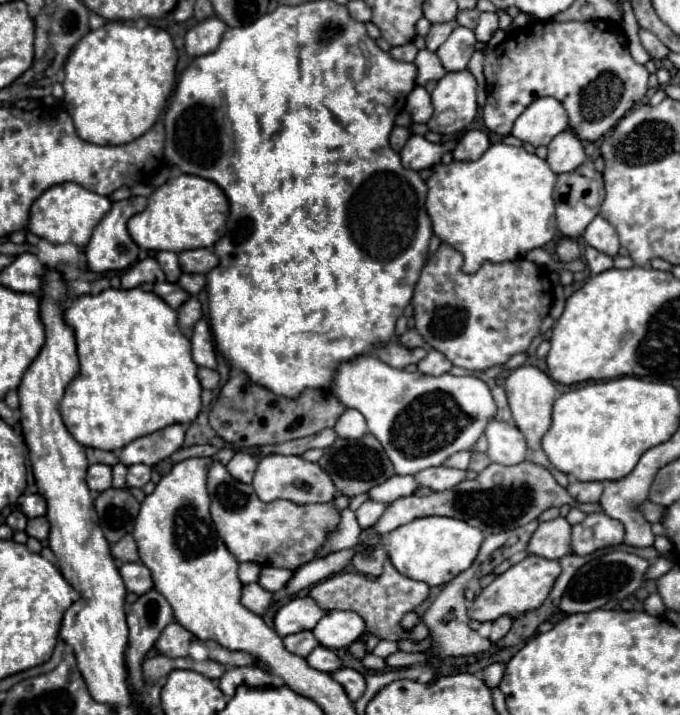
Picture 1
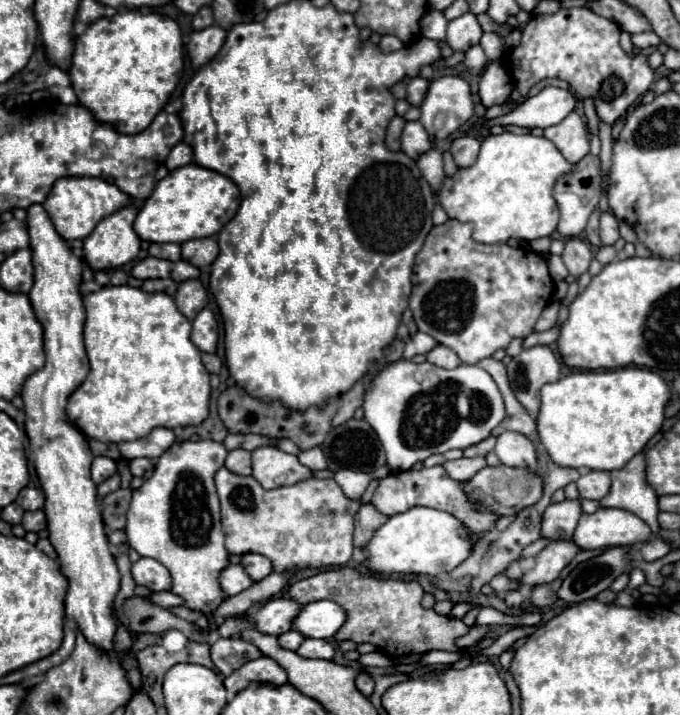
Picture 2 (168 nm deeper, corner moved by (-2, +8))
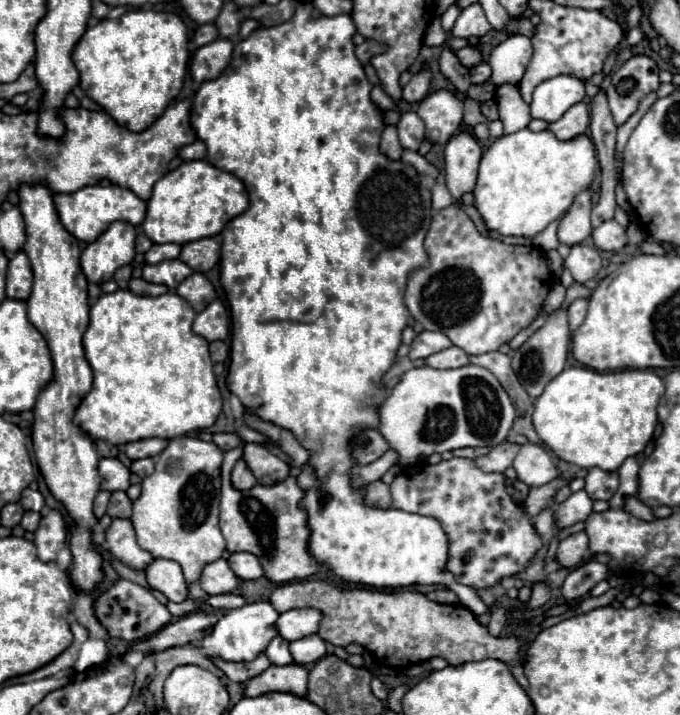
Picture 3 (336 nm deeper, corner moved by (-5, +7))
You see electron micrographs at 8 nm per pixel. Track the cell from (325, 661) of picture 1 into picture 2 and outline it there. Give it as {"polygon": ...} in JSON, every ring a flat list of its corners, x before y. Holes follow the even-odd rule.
{"polygon":[[304,639,304,643,296,649,296,653,308,659,332,659,334,647,326,639]]}

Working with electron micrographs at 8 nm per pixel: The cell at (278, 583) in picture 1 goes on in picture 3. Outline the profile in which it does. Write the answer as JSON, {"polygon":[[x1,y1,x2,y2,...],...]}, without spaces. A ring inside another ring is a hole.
{"polygon":[[249,552,231,554,229,564,231,564,233,572,243,580,255,580,255,578,261,578,265,574,261,564,259,564,259,558,255,554,249,554]]}

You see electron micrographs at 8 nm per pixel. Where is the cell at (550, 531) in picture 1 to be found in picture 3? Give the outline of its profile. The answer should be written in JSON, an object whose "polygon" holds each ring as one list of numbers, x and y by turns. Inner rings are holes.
{"polygon":[[579,490,575,494,571,494,565,502,555,506,555,524,557,528,569,528,577,522,587,520,587,516,591,514,591,498,585,494,585,490]]}

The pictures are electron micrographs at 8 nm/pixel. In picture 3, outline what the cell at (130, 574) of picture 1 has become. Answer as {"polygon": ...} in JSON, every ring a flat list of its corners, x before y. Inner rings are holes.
{"polygon":[[151,560,145,568,147,582,153,590,163,592,171,602,183,602,189,594,181,566,173,560]]}

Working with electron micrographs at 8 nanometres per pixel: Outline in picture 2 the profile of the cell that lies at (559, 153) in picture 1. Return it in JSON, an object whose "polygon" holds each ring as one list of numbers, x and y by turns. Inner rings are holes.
{"polygon":[[572,111,558,125,546,127,544,137,550,139,570,163,578,163,590,151,586,123,582,121,582,117,576,111]]}

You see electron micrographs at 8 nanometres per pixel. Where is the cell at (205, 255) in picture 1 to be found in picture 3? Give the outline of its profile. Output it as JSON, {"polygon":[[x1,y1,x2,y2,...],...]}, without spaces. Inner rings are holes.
{"polygon":[[201,238,181,246,181,262,195,272,209,272,219,262,219,244,215,238]]}

